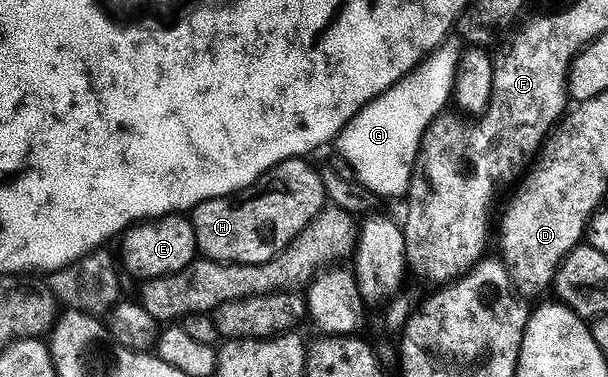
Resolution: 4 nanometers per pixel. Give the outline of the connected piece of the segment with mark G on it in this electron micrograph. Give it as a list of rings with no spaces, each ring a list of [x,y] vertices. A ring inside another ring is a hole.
[[[454,37],[447,38],[395,87],[389,87],[379,99],[373,99],[338,136],[336,148],[354,170],[353,178],[374,195],[383,200],[398,199],[411,190],[422,138],[434,119],[447,110],[446,102],[449,99],[451,102],[455,94],[459,58],[457,41]]]

